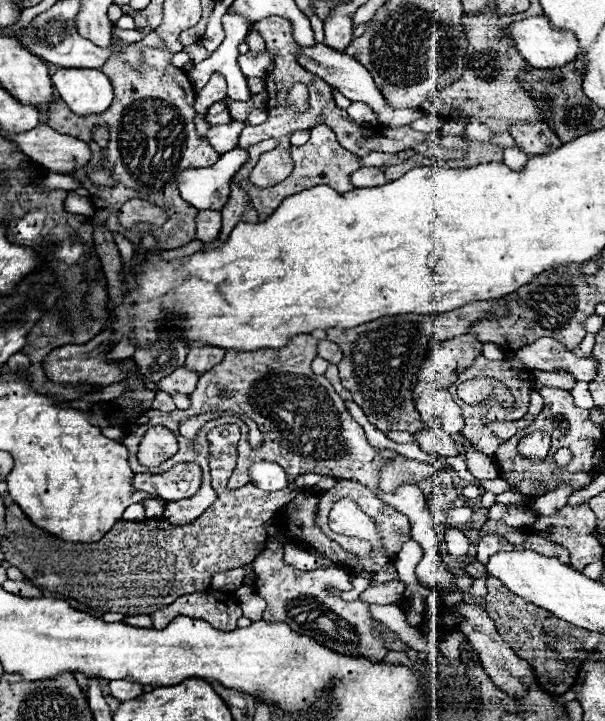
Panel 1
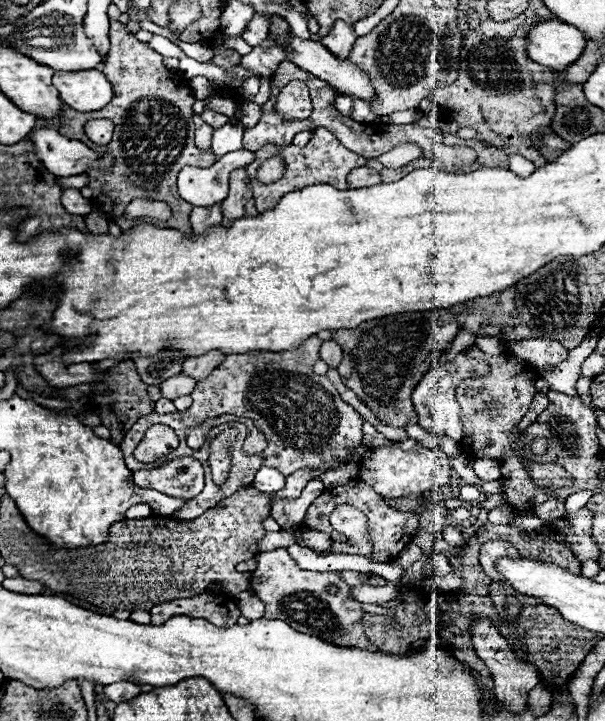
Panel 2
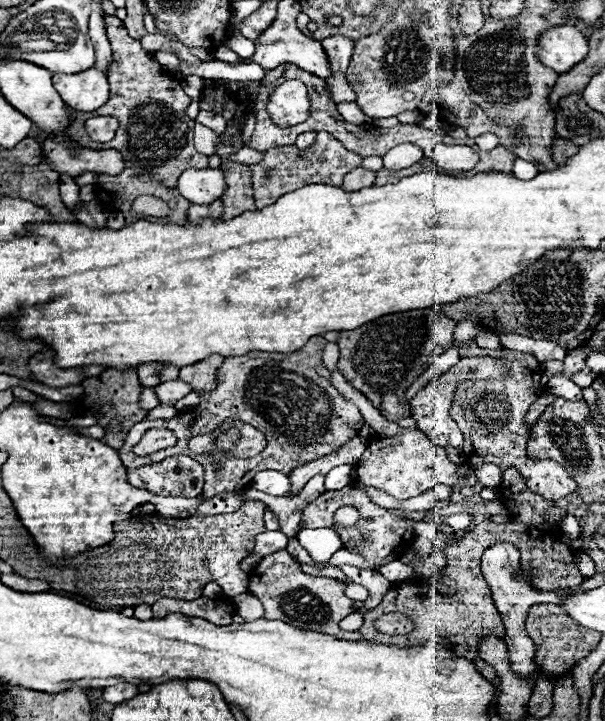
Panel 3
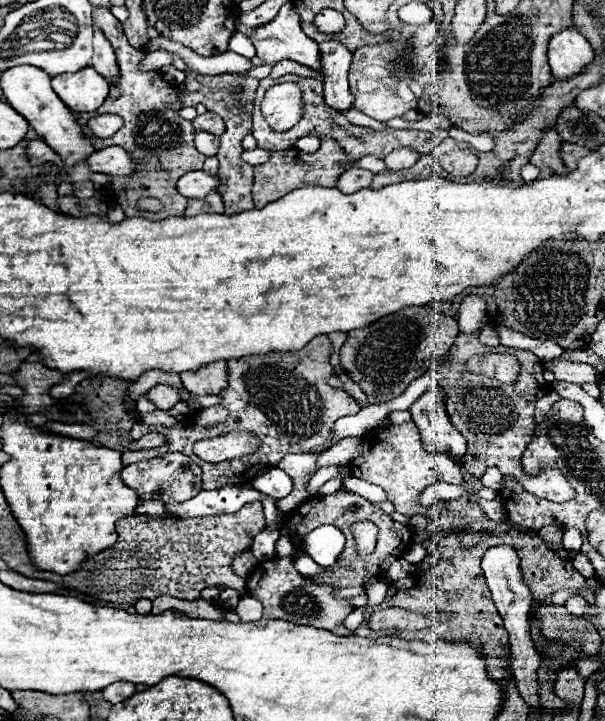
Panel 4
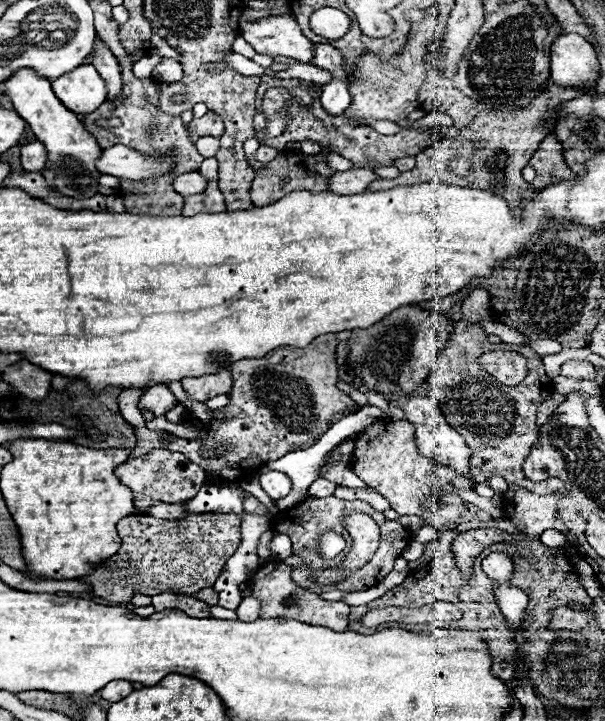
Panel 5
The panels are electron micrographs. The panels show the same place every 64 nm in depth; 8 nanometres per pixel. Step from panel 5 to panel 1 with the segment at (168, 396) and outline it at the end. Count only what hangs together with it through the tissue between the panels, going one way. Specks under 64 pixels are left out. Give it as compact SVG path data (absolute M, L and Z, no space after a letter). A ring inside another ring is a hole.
M178 368L170 376L162 378L156 386L162 392L166 392L168 396L174 396L174 394L190 394L190 392L194 392L196 382L198 382L198 374L196 372L192 372L188 368Z

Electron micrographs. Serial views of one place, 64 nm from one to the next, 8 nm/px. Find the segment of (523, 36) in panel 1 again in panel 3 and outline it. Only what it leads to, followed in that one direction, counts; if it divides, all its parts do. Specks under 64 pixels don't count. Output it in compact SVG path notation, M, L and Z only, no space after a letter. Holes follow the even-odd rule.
M556 26L542 34L538 44L538 56L542 64L562 74L574 64L580 64L588 54L588 40L574 26Z

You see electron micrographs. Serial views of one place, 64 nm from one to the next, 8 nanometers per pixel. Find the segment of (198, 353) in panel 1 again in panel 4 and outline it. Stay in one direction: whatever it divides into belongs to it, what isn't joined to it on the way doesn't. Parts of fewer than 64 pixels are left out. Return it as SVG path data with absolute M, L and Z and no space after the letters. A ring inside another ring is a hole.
M224 360L212 362L198 372L182 372L180 374L184 388L192 396L210 396L210 394L222 392L224 384L226 384L226 376L228 376L228 372L226 372Z

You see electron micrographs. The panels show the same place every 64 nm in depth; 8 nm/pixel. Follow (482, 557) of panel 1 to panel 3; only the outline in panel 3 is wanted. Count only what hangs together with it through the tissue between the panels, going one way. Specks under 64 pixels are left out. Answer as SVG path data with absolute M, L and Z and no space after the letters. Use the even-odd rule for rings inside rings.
M496 544L492 548L488 548L482 556L482 572L484 578L492 590L496 608L504 620L506 626L506 646L508 646L508 656L510 656L510 668L514 668L518 672L518 676L524 676L524 680L530 680L534 672L538 672L538 664L534 660L536 656L536 646L532 642L532 638L526 632L526 612L530 610L530 606L534 604L560 604L562 602L562 594L560 592L536 592L532 586L522 584L520 580L516 580L514 572L518 570L518 562L520 562L520 552L516 546L512 544Z

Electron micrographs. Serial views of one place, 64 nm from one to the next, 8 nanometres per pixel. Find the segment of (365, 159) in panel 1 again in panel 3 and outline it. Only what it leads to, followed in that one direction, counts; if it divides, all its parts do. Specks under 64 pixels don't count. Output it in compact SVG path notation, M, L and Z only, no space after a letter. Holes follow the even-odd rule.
M398 144L396 148L392 148L386 156L384 156L384 166L386 168L406 168L414 162L418 162L422 158L422 150L418 146L412 144Z

